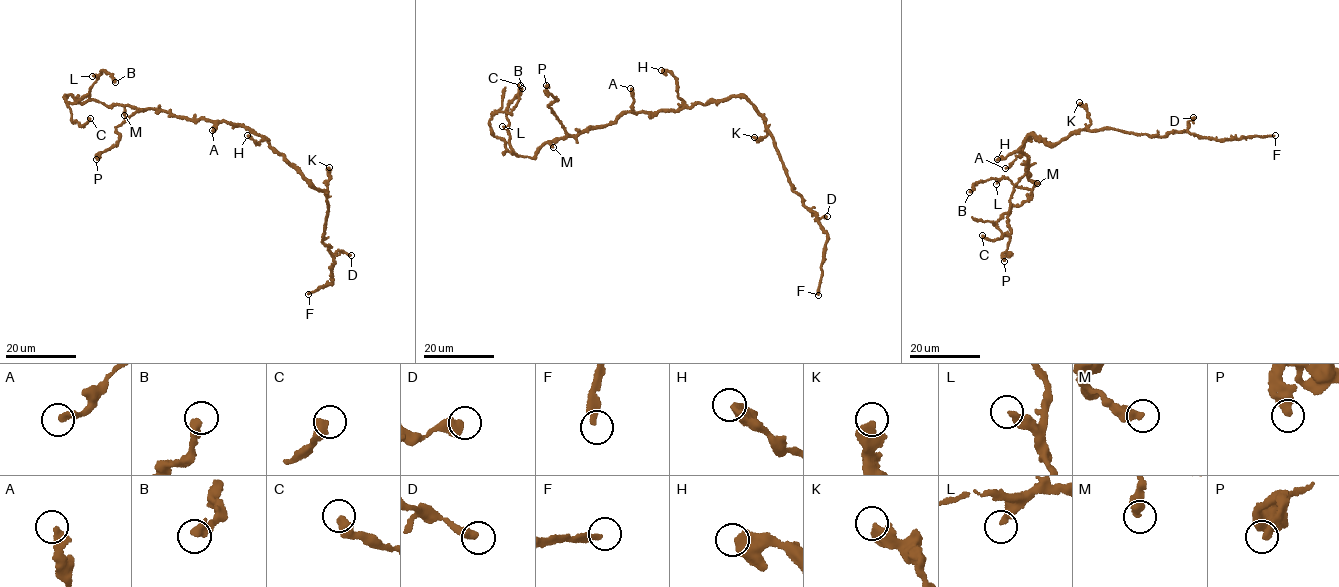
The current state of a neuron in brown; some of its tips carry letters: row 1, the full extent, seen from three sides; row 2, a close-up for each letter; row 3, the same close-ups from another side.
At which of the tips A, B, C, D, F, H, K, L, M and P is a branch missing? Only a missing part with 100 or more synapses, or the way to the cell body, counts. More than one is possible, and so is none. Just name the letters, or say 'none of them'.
F

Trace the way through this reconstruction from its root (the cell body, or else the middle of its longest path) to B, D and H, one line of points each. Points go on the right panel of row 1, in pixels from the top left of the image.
B: (1033, 133), (1020, 151), (1027, 157), (1027, 177), (1039, 182), (1032, 189), (991, 177), (974, 184), (969, 192)
D: (1033, 133), (1046, 144), (1057, 143), (1080, 130), (1111, 129), (1161, 136), (1185, 130), (1193, 117)
H: (1033, 133), (1016, 150), (997, 159)

